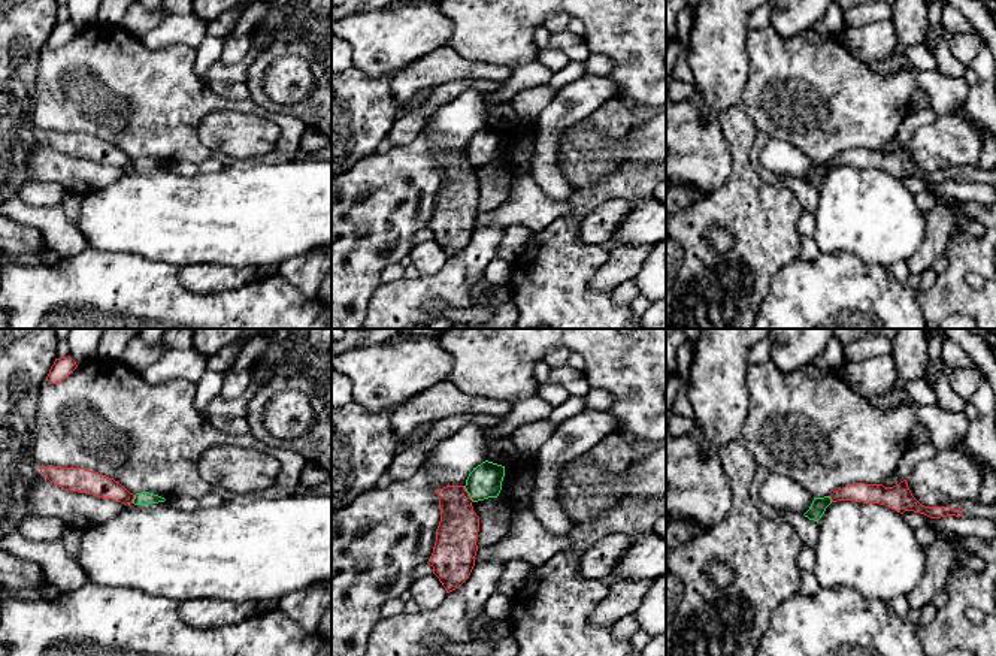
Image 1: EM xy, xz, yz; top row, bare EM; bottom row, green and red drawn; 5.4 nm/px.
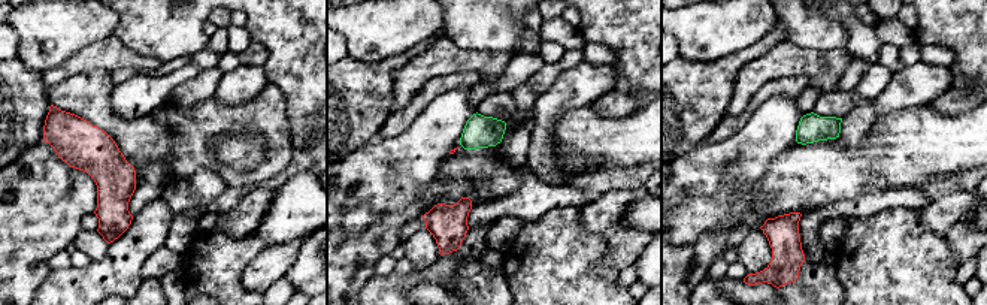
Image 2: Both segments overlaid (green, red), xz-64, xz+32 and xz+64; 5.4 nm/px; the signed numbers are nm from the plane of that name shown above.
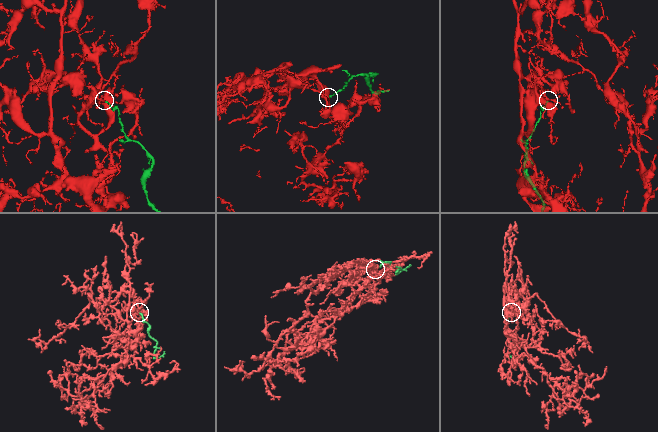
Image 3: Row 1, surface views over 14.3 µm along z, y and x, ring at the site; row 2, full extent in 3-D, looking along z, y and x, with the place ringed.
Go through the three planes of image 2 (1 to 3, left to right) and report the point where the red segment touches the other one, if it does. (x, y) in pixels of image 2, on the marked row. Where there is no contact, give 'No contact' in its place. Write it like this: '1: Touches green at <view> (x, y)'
1: No contact
2: No contact
3: No contact

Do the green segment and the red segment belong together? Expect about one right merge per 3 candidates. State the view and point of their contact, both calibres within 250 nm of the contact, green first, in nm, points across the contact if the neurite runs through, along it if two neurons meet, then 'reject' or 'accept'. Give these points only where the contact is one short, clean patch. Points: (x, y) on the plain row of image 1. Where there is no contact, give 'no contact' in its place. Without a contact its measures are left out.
contact xz (468, 157); calibres 180 and 220 nm; border xz (463, 151), (474, 166); reject

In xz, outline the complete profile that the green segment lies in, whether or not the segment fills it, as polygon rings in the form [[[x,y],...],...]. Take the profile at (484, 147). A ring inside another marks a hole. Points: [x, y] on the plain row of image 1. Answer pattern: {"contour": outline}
{"contour": [[[485,126],[469,139],[464,154],[473,167],[497,163],[503,142],[505,131]]]}

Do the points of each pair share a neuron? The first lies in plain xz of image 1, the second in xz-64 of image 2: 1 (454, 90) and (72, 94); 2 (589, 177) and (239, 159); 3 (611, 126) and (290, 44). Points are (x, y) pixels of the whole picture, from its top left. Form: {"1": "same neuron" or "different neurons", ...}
{"1": "different neurons", "2": "different neurons", "3": "different neurons"}

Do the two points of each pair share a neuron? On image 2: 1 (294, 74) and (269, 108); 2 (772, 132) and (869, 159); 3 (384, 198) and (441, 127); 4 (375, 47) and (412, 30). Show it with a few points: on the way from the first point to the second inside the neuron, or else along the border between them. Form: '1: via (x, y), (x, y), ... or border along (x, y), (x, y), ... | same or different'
1: border along (269, 81), (285, 100), (285, 117), (290, 126) | different
2: border along (795, 141), (768, 165) | different
3: via (391, 180), (423, 145) | same
4: via (384, 38), (391, 30), (403, 30) | same

